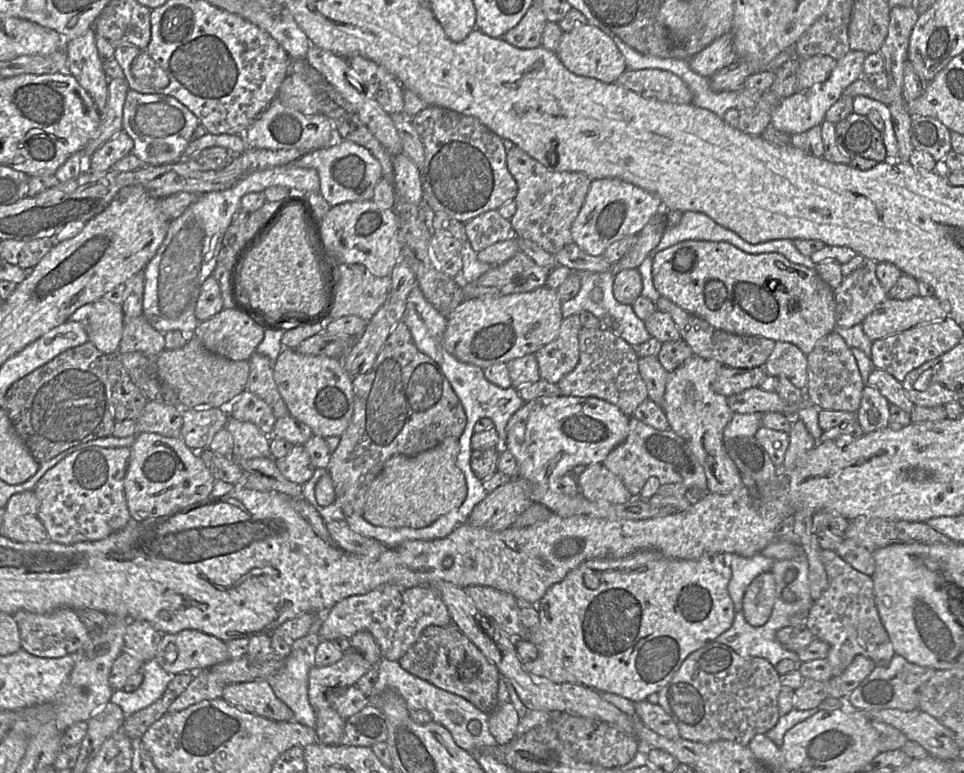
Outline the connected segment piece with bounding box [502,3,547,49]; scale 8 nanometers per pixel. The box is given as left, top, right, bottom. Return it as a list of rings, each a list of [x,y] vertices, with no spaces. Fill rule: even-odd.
[[[533,3],[519,23],[508,30],[502,38],[517,48],[539,47],[546,22],[547,19],[540,7]]]

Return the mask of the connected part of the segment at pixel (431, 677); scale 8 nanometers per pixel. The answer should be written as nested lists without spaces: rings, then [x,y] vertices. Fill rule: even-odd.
[[[455,625],[425,628],[398,661],[409,673],[468,700],[487,714],[491,714],[498,706],[499,670]]]

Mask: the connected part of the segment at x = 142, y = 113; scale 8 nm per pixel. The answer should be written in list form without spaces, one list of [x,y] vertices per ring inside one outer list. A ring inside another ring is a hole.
[[[133,90],[127,92],[123,107],[122,131],[134,141],[130,154],[139,158],[143,165],[159,166],[181,162],[181,157],[199,125],[198,118],[170,95],[141,94]],[[151,144],[166,144],[169,148],[160,155],[151,156],[148,153]]]

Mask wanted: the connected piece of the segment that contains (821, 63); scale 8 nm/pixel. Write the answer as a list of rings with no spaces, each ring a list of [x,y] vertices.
[[[817,55],[800,59],[797,72],[797,92],[825,82],[836,68],[837,61],[830,56]]]

